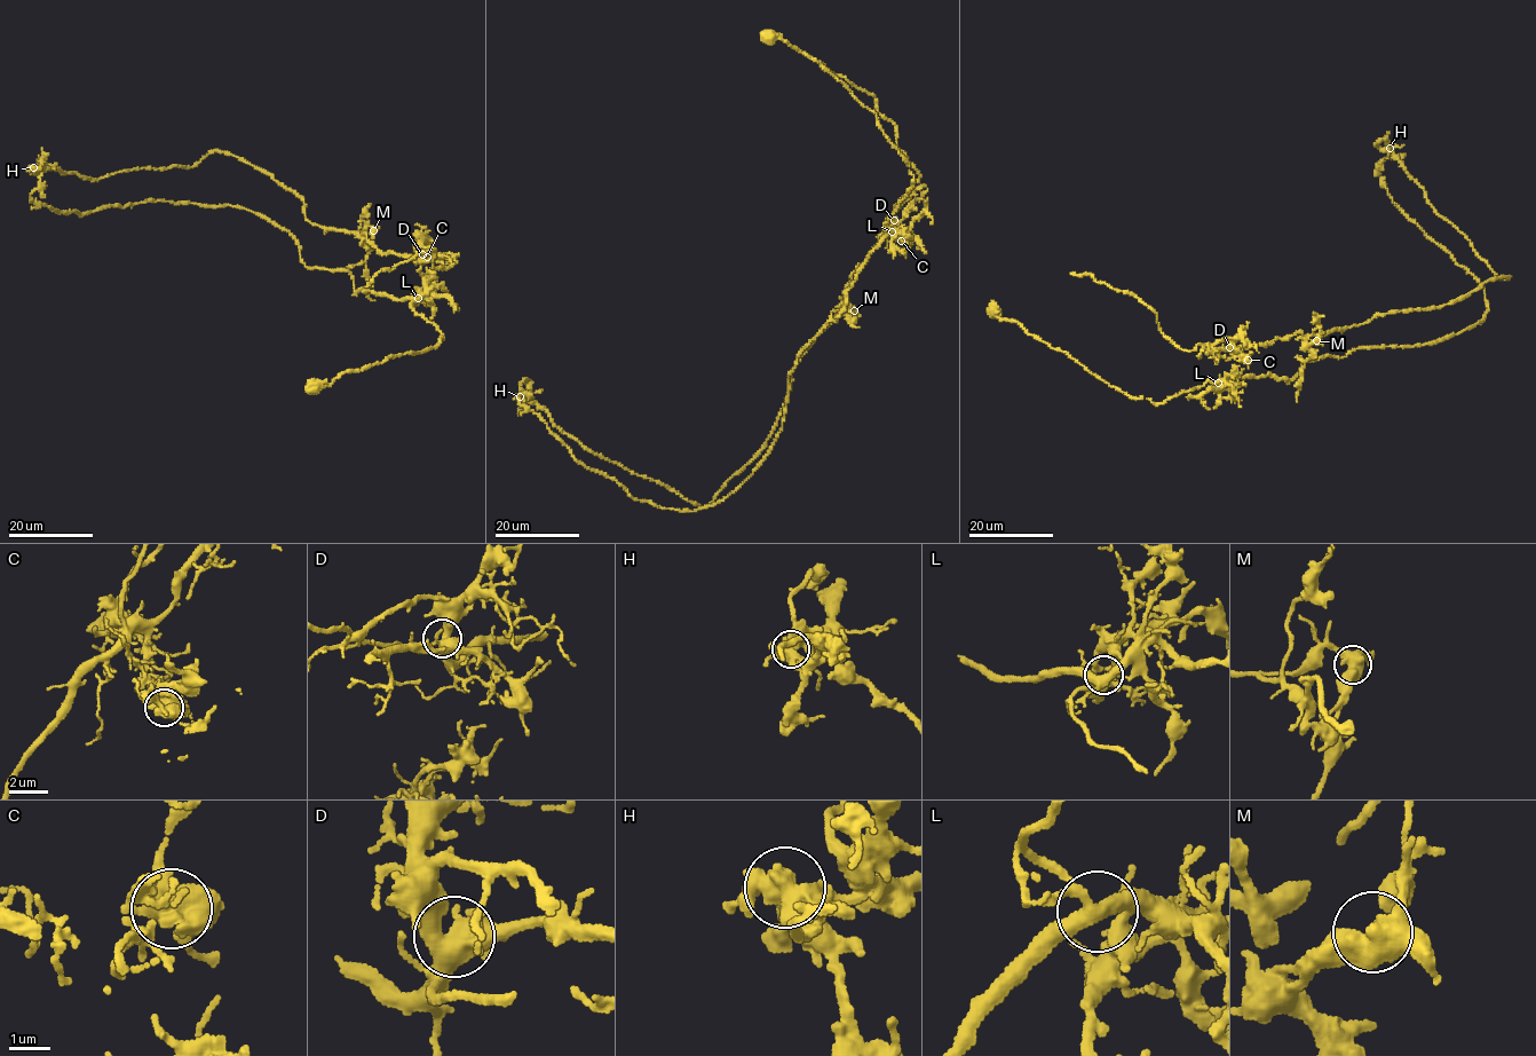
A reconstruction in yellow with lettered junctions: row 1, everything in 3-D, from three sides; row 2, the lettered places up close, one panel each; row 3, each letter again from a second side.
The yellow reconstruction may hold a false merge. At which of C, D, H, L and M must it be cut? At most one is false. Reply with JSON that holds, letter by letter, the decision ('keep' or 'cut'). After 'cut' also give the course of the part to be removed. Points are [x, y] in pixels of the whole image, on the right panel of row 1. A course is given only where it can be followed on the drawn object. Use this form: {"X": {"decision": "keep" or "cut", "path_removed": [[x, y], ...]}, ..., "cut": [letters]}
{"C": {"decision": "keep"}, "D": {"decision": "keep"}, "H": {"decision": "cut", "path_removed": [[1390, 148], [1436, 213], [1496, 277], [1510, 278], [1433, 308], [1232, 352], [1178, 347], [1133, 293], [1070, 274]]}, "L": {"decision": "keep"}, "M": {"decision": "keep"}, "cut": ["H"]}

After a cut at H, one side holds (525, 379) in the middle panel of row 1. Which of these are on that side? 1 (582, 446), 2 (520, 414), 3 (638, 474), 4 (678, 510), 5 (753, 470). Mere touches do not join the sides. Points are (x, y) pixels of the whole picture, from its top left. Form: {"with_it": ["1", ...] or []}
{"with_it": ["1", "3"]}

